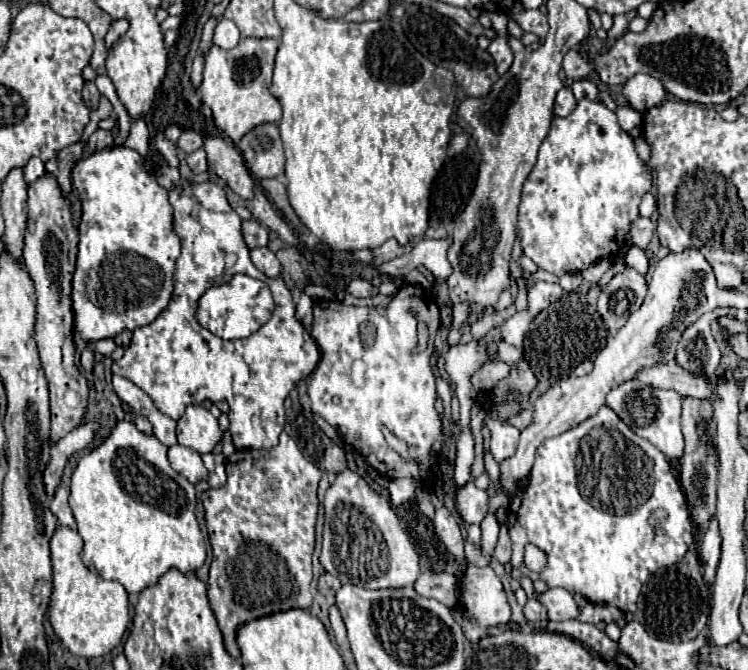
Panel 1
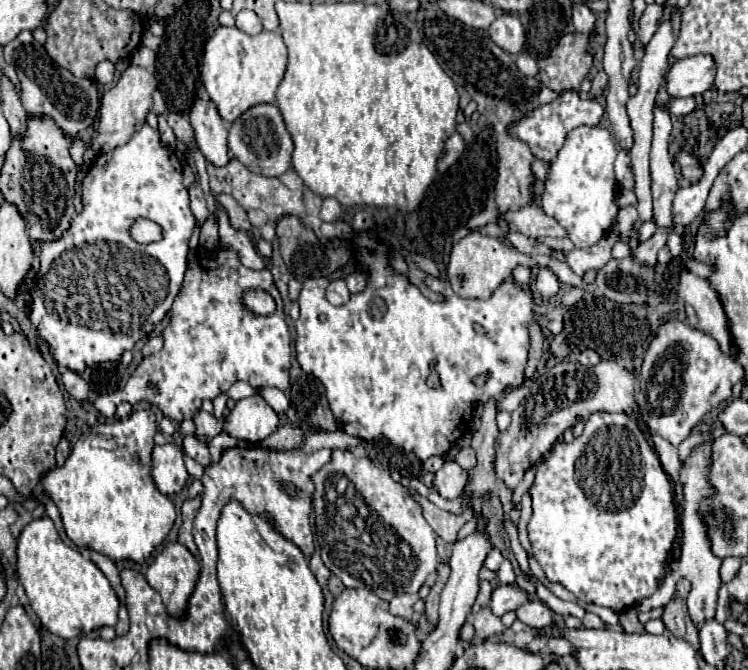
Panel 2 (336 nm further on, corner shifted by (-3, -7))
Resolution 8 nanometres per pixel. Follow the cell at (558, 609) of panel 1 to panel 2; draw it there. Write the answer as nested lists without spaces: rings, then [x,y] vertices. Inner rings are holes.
[[[498,585],[492,593],[490,609],[494,615],[502,617],[508,611],[516,611],[524,603],[528,603],[528,593],[522,591],[518,585]]]

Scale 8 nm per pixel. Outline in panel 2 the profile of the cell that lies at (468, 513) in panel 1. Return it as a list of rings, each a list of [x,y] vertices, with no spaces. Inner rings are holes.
[[[446,461],[442,465],[442,469],[436,473],[434,485],[436,491],[444,497],[444,499],[456,499],[464,493],[464,487],[468,483],[468,473],[454,461]]]

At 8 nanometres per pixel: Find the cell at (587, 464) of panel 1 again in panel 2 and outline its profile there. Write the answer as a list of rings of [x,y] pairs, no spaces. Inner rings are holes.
[[[606,411],[594,413],[584,423],[584,431],[578,439],[574,439],[570,445],[558,441],[552,447],[548,457],[544,457],[544,461],[536,469],[536,479],[532,485],[532,511],[534,513],[528,521],[528,535],[530,535],[530,543],[532,543],[536,561],[540,563],[540,567],[550,583],[564,585],[570,593],[574,593],[578,597],[580,603],[594,603],[594,605],[602,605],[602,607],[608,607],[608,609],[620,613],[624,609],[632,609],[634,603],[640,603],[642,599],[650,597],[652,593],[656,593],[660,589],[660,581],[664,579],[664,575],[668,571],[668,553],[670,553],[670,549],[676,541],[676,535],[678,535],[678,513],[676,513],[676,503],[674,503],[674,485],[672,485],[670,477],[666,475],[666,471],[662,469],[662,463],[660,463],[656,451],[650,447],[650,443],[642,435],[640,427],[636,425],[636,421],[632,421],[626,413],[606,413]]]

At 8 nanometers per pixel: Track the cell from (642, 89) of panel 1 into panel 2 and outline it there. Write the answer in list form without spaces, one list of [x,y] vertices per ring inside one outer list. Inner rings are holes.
[[[694,55],[676,61],[666,73],[666,91],[670,97],[694,97],[710,89],[714,81],[714,63],[708,55]]]

